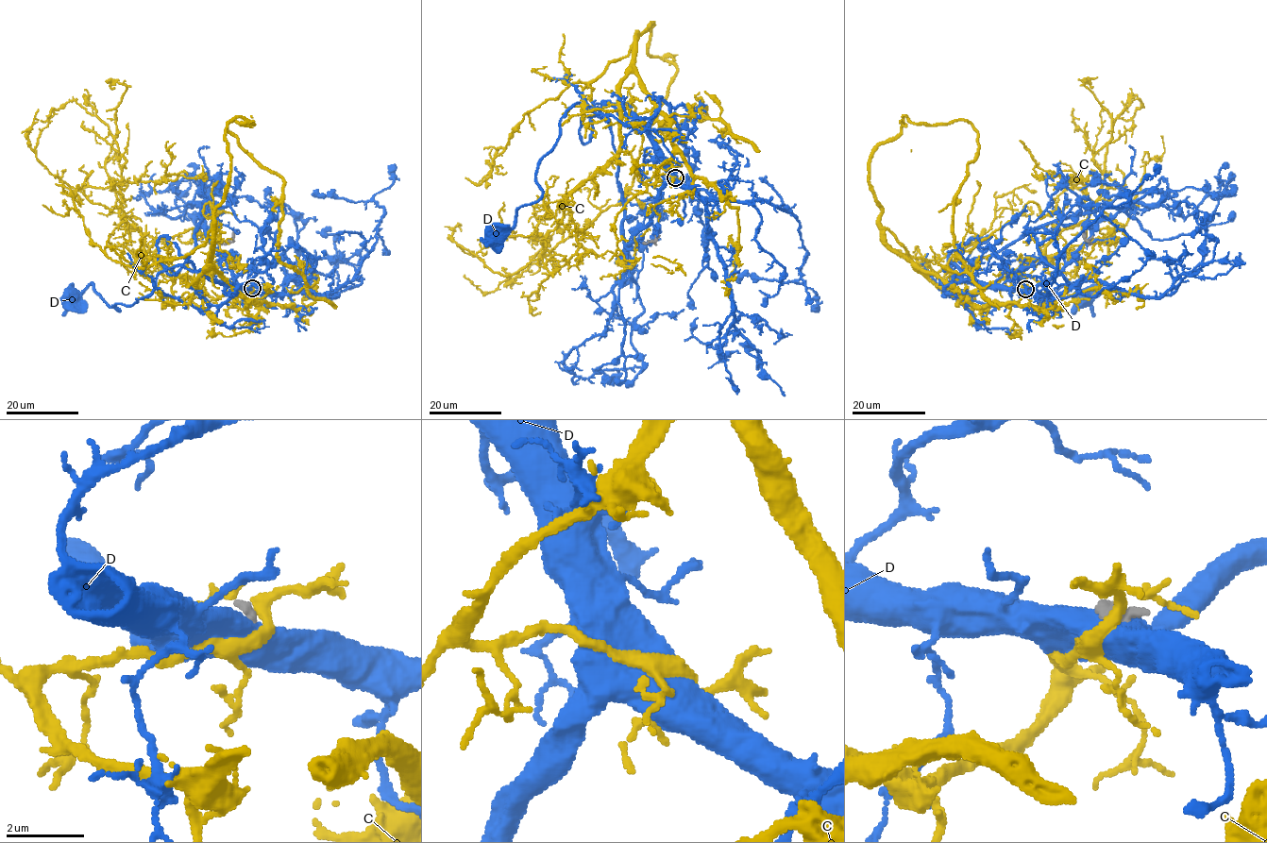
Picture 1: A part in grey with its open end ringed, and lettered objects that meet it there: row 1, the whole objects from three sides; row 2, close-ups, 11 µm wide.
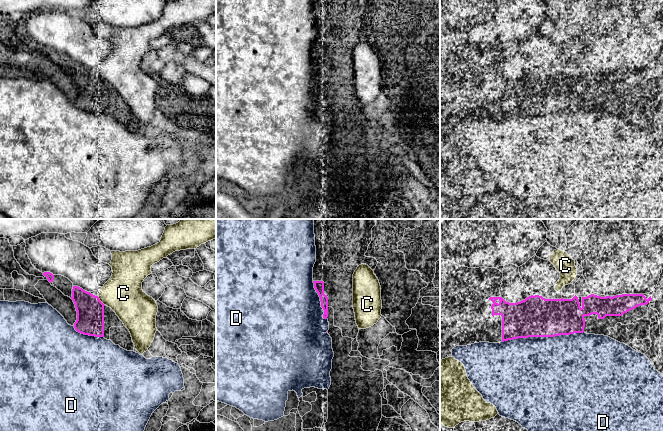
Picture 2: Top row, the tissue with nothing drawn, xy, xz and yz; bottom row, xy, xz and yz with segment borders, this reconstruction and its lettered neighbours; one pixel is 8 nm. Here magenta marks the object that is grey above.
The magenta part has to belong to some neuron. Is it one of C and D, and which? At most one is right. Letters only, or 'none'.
none

